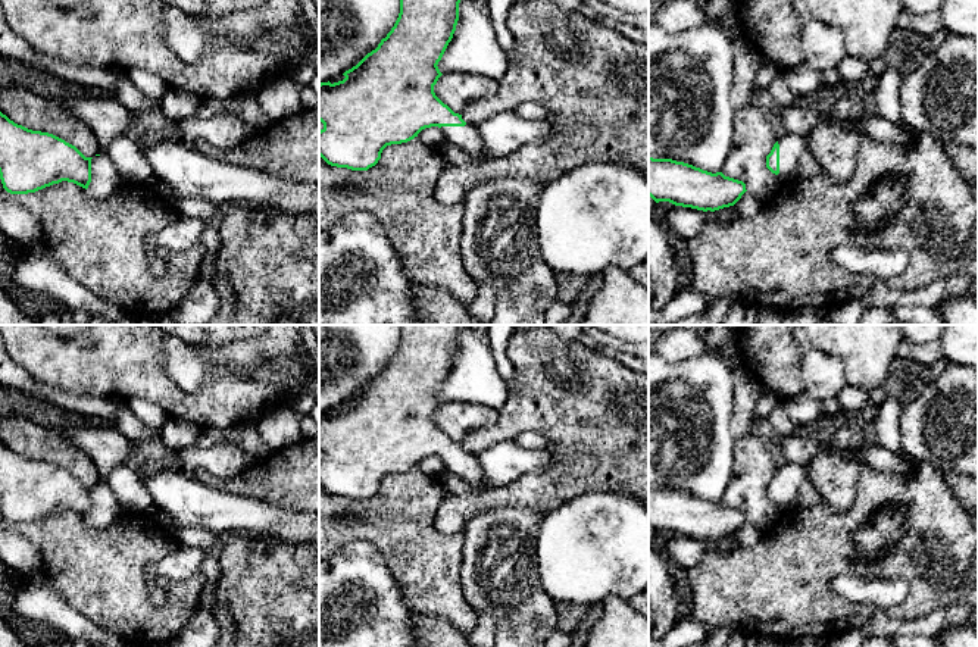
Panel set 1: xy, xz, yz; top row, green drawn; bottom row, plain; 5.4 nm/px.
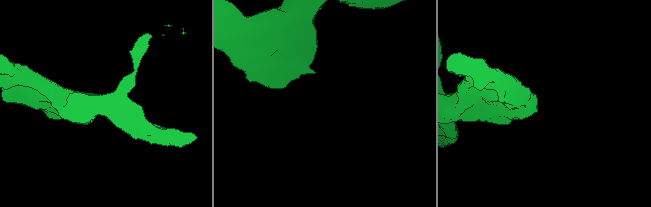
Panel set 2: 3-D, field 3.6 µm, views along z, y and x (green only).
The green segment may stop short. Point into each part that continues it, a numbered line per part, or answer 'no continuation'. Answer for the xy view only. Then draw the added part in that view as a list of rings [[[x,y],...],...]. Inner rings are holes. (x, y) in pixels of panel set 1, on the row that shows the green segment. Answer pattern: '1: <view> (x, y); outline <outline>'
no continuation

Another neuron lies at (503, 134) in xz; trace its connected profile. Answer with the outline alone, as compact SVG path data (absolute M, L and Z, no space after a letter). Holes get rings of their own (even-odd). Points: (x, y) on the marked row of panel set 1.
M503 112L478 125L484 150L500 159L522 150L528 144L543 143L554 134L554 122L549 116L528 121L515 113Z

